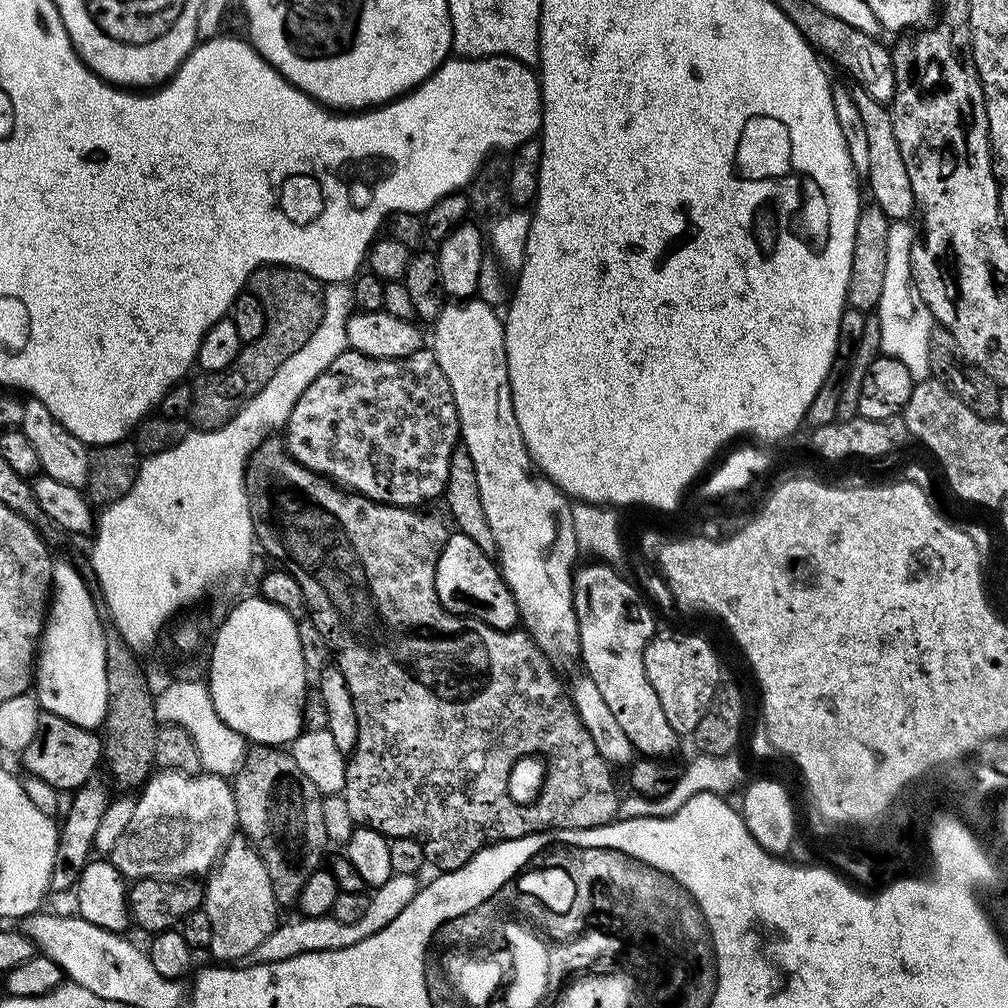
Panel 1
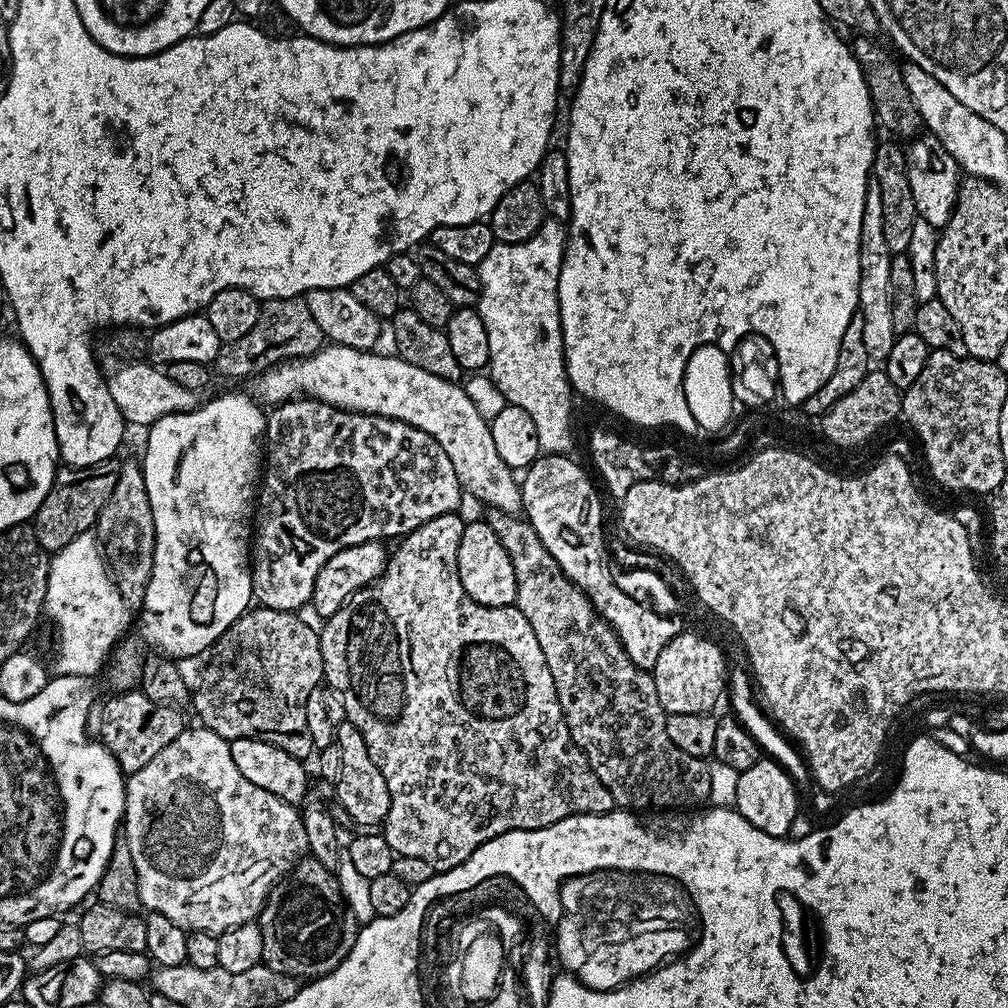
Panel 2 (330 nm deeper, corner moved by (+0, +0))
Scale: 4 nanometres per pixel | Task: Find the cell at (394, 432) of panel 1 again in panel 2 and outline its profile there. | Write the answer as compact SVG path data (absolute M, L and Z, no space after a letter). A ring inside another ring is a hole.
M311 398L285 400L283 404L275 405L266 416L266 463L262 468L262 479L258 485L258 507L254 512L254 547L250 552L250 571L252 574L252 595L255 603L265 608L273 608L274 610L282 610L283 612L296 612L300 610L303 604L305 607L312 599L314 578L318 578L318 570L322 570L322 566L325 562L330 558L334 558L334 554L338 554L338 550L349 548L350 546L358 546L367 540L383 541L385 539L384 536L403 538L407 536L408 533L414 531L418 526L422 526L422 522L430 522L430 518L438 518L447 512L456 512L457 509L459 509L460 496L462 497L462 489L458 482L458 474L454 474L454 465L450 463L450 458L446 458L446 450L442 450L442 446L438 446L438 442L434 438L430 438L430 434L426 434L414 426L403 424L401 420L391 420L389 416L370 416L366 412L346 412L342 408L335 408L333 404L323 404L321 400L314 400Z

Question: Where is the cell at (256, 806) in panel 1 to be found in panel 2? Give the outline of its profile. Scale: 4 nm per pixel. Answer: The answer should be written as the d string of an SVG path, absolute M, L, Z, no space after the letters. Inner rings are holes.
M311 858L296 861L291 873L270 890L260 912L262 962L278 974L319 978L330 974L350 954L356 932L348 929L350 913L333 871Z

